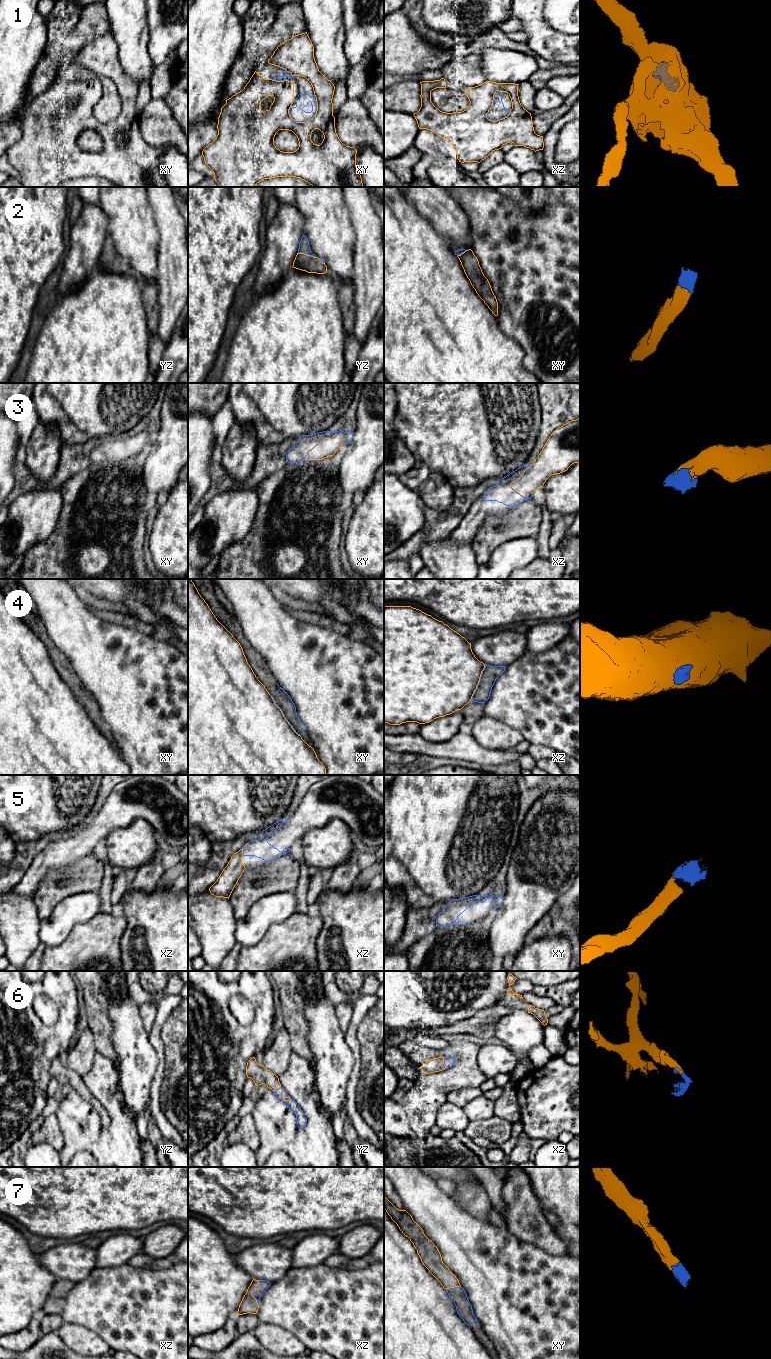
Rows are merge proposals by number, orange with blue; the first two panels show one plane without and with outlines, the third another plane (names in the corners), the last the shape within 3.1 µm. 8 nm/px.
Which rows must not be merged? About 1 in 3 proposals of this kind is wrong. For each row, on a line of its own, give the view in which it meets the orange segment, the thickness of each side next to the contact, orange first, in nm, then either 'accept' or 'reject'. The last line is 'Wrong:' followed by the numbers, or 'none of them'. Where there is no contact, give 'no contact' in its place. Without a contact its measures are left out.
1: meets orange in xy; 190 nm thick on the orange side, 120 nm on the other; reject
2: meets orange in yz; 140 nm thick on the orange side, 90 nm on the other; accept
3: meets orange in xy; 140 nm thick on the orange side, 130 nm on the other; accept
4: meets orange in xy; 500 nm thick on the orange side, 120 nm on the other; reject
5: meets orange in xz; 150 nm thick on the orange side, 160 nm on the other; accept
6: meets orange in xz; 110 nm thick on the orange side, 80 nm on the other; accept
7: meets orange in xz; 130 nm thick on the orange side, 80 nm on the other; accept
Wrong: 1, 4

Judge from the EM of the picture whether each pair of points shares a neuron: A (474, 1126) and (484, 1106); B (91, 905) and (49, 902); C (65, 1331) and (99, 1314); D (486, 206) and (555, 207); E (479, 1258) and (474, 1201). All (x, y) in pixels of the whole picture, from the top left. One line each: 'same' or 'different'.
A: different
B: different
C: different
D: same
E: different

